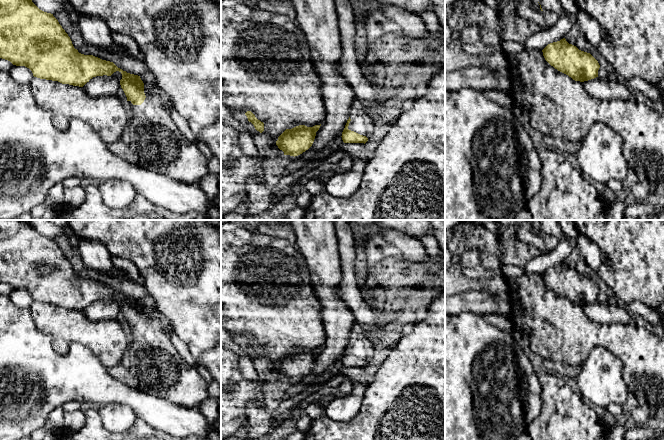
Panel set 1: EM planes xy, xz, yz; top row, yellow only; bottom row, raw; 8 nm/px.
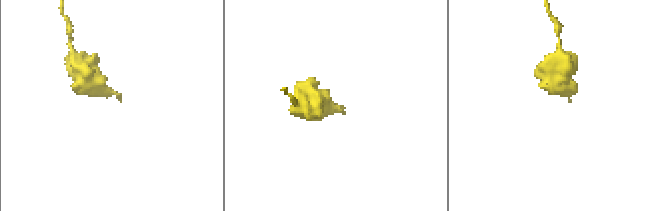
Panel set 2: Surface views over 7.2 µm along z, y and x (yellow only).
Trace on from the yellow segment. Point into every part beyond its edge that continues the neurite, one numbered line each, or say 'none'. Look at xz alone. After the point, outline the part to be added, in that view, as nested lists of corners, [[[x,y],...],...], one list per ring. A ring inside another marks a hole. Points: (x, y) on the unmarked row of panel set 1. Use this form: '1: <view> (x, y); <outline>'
1: xz (361, 346); [[[353,334],[349,341],[351,343],[348,350],[349,354],[366,360],[368,365],[376,364],[373,359],[376,348],[372,344],[372,338],[360,334]]]

